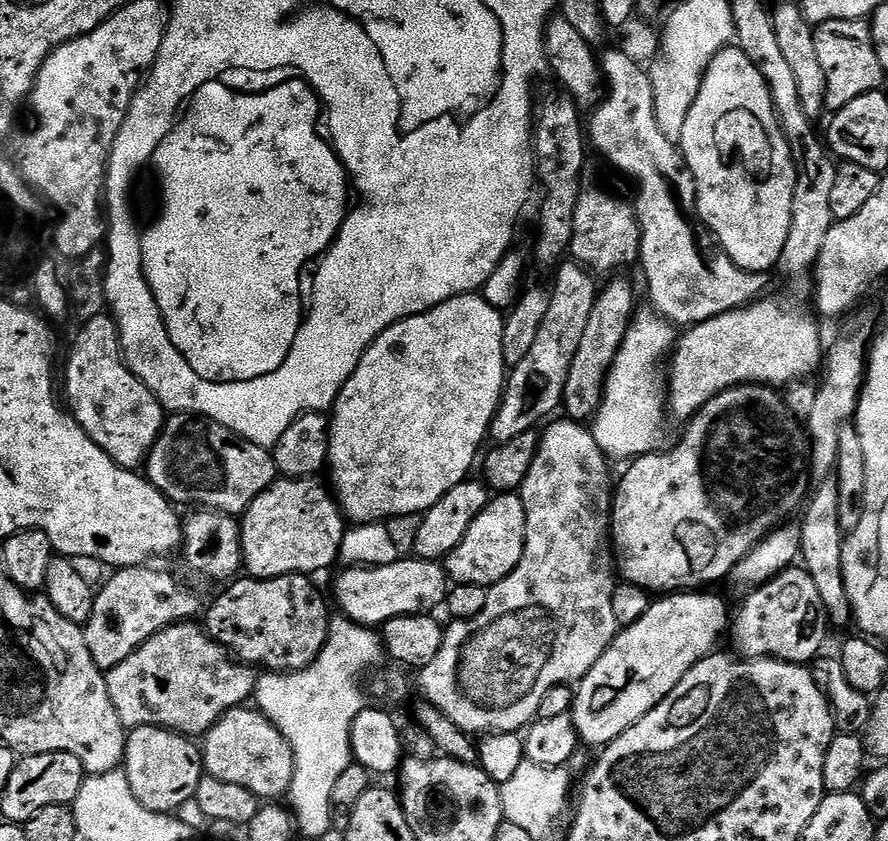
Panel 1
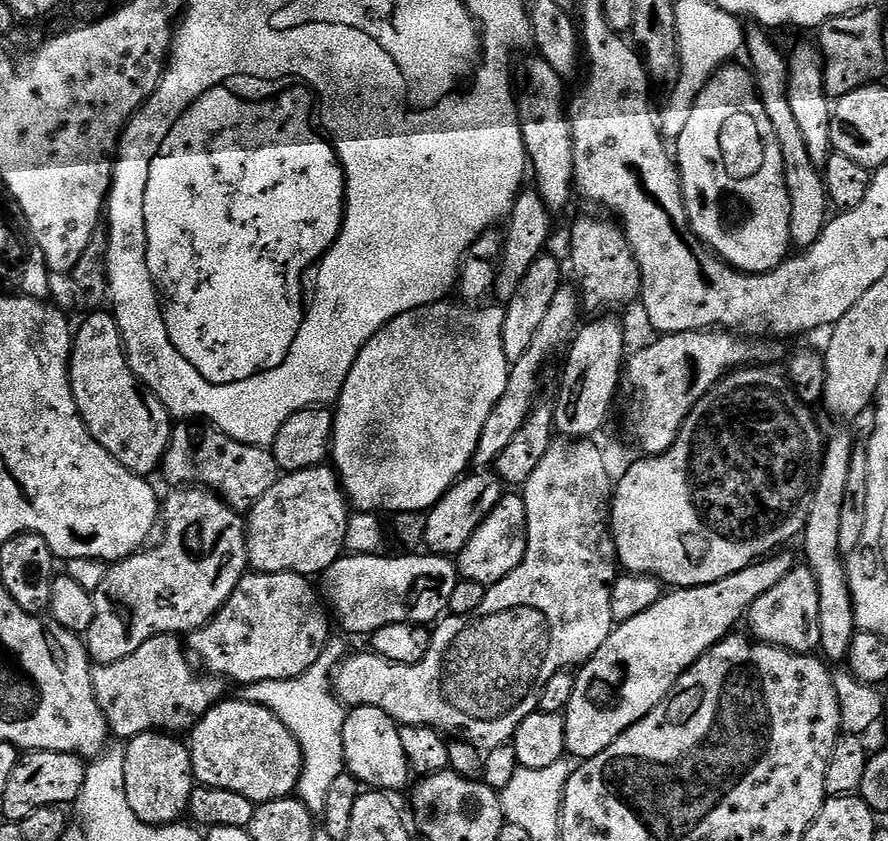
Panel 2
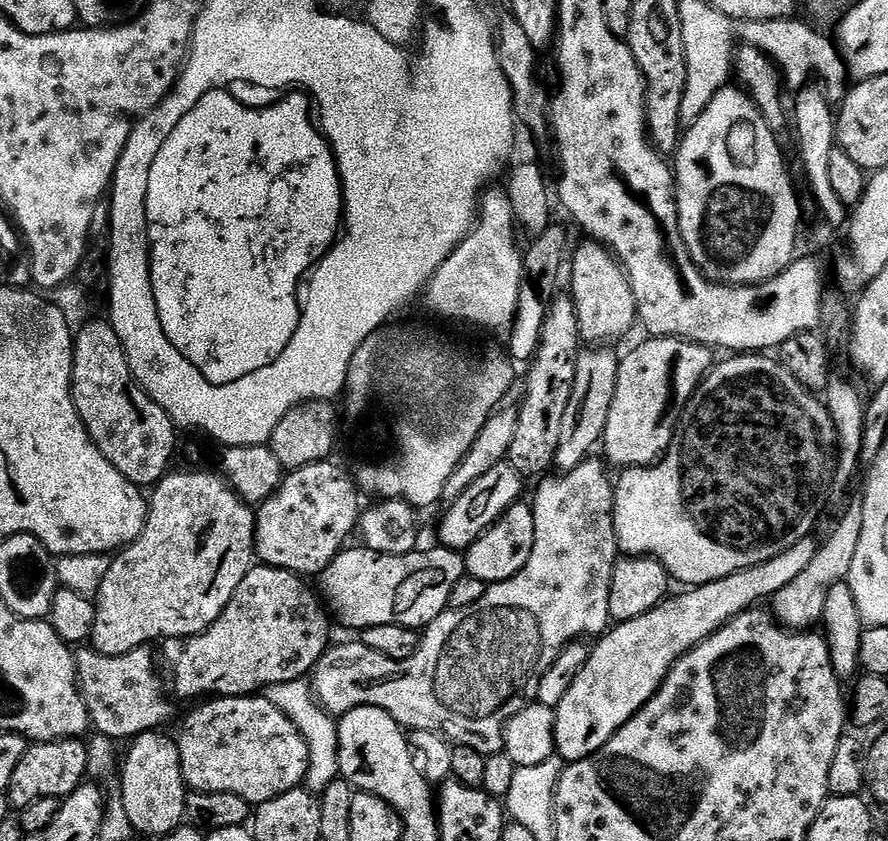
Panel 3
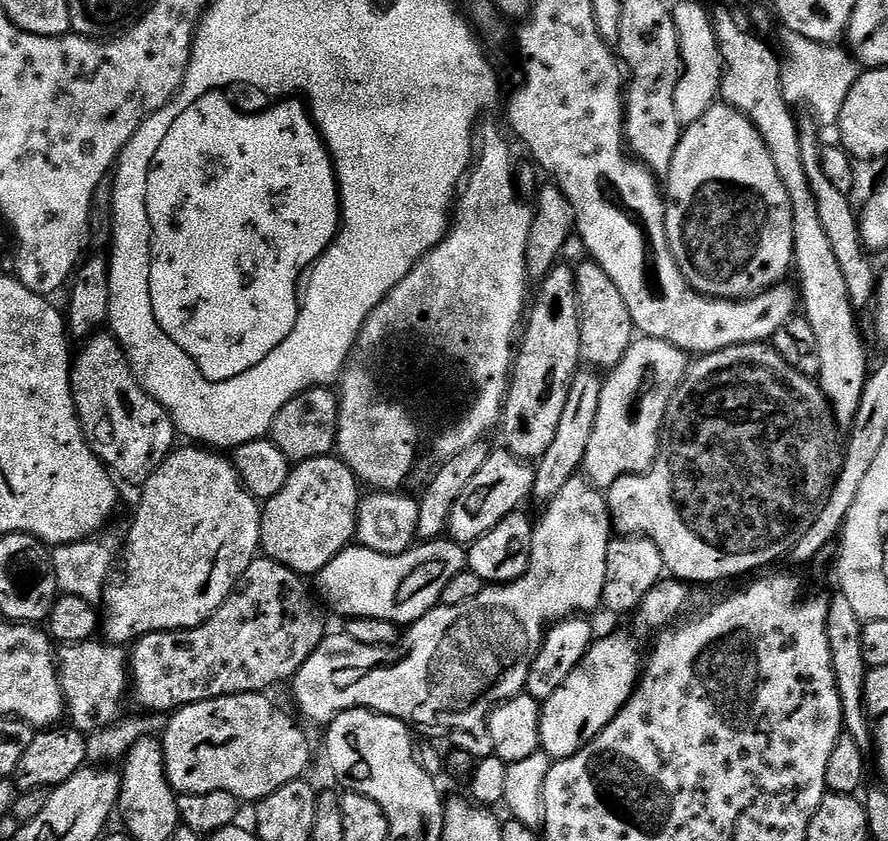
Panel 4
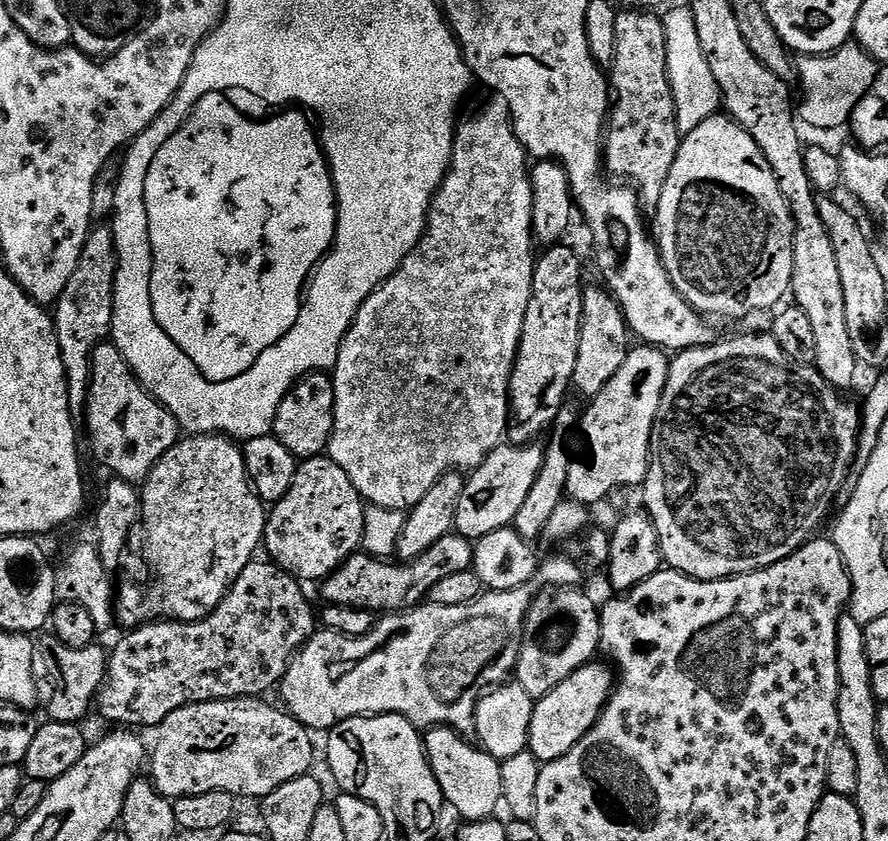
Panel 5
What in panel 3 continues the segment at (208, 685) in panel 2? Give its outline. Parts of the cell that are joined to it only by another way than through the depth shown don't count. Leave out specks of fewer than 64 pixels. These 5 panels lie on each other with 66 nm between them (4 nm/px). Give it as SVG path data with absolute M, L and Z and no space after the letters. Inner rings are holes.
M84 646L75 653L76 679L80 697L88 711L91 727L115 742L131 741L143 732L159 729L172 716L172 704L164 697L161 673L152 665L151 647L136 648L121 656L103 656Z

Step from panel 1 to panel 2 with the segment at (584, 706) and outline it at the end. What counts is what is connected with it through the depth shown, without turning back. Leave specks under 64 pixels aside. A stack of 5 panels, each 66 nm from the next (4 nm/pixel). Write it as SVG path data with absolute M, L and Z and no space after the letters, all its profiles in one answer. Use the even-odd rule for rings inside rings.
M780 550L775 554L757 560L755 564L751 564L746 570L738 570L738 574L730 574L726 578L722 578L718 582L710 582L706 586L694 586L693 588L677 588L675 590L668 590L661 595L658 602L654 602L654 606L650 606L650 610L646 610L642 614L638 614L638 618L630 618L630 622L625 624L616 624L612 629L610 638L606 638L606 642L602 642L602 646L596 653L594 653L587 664L583 665L575 673L576 685L572 691L572 697L568 703L566 711L563 713L564 729L566 730L566 742L564 747L569 757L577 756L577 761L583 762L594 758L598 754L602 754L602 750L606 750L617 738L624 733L630 726L634 726L642 718L646 718L646 714L650 714L650 710L654 710L654 706L658 706L663 700L668 699L668 691L672 689L678 682L678 678L688 670L690 666L694 666L694 662L698 662L705 656L711 648L723 640L725 636L733 631L732 628L736 623L745 619L748 607L753 604L758 598L762 598L762 594L766 594L768 590L774 590L774 586L778 586L778 582L782 582L786 578L786 574L790 574L792 569L797 567L798 560L788 553L788 550Z

